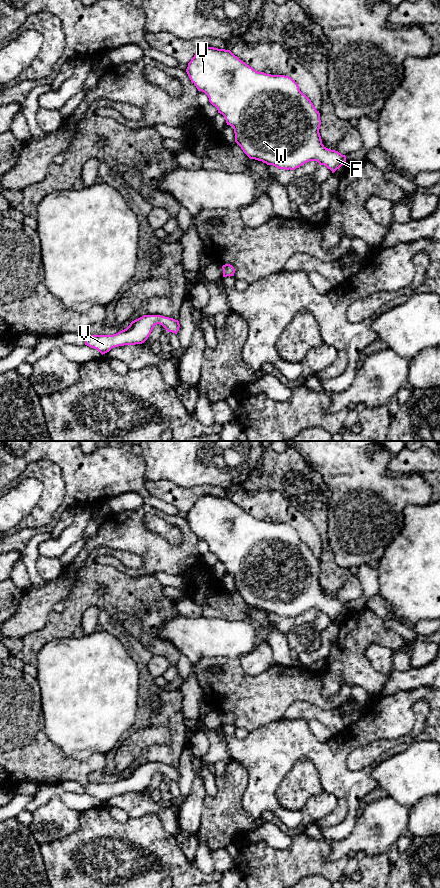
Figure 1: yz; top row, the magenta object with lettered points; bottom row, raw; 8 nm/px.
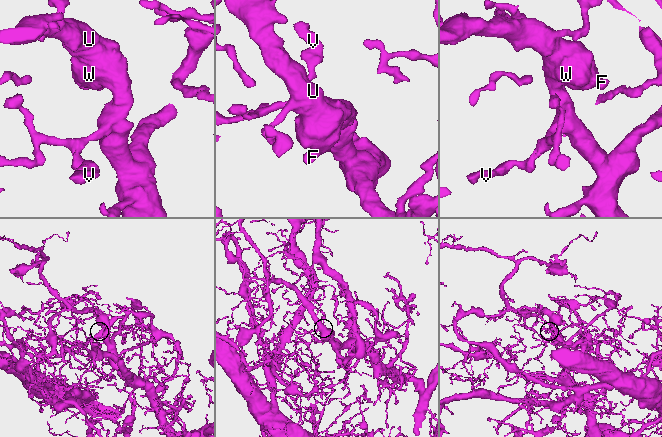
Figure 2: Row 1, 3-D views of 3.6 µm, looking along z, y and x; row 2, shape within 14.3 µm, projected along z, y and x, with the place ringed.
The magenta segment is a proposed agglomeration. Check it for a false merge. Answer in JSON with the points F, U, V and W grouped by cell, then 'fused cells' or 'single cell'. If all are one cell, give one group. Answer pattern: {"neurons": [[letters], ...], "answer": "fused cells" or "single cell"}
{"neurons": [["F", "U", "V", "W"]], "answer": "single cell"}

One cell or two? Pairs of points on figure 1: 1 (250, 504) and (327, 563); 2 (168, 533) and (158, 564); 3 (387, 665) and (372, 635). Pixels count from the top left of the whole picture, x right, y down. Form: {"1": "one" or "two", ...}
{"1": "two", "2": "two", "3": "two"}

